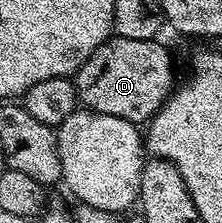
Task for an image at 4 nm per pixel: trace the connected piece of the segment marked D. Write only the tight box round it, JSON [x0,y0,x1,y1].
[73,37,177,125]

